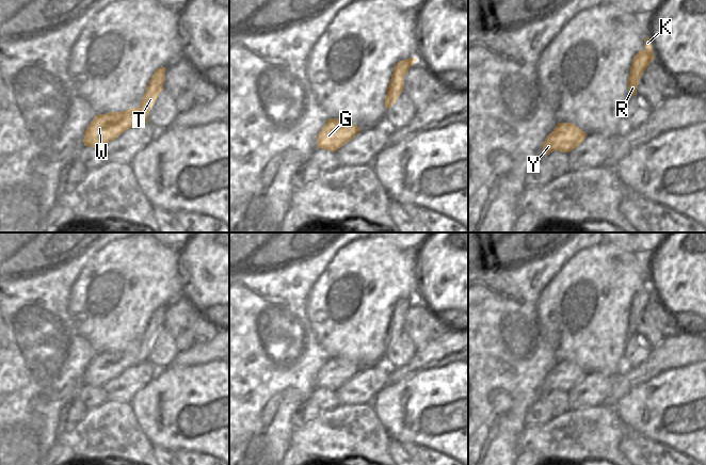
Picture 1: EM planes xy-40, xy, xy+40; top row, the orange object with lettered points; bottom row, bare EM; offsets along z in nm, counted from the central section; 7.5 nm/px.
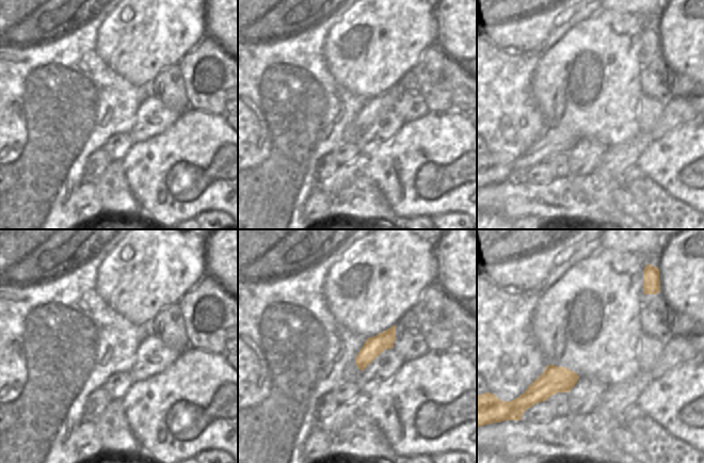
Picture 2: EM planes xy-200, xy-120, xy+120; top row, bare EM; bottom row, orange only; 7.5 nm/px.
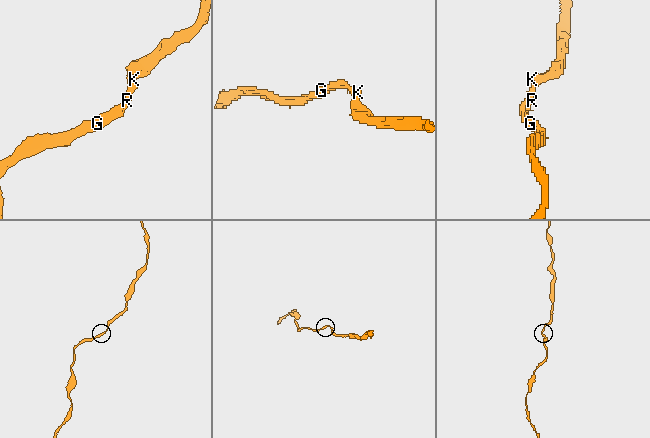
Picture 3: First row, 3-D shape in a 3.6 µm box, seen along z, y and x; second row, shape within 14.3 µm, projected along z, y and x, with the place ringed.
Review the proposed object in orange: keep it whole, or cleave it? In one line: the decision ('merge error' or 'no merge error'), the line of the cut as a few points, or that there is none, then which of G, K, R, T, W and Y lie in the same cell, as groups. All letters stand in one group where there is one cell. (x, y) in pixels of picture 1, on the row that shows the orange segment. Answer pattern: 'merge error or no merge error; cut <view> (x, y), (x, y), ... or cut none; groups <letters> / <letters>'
no merge error; cut none; groups G K R T W Y

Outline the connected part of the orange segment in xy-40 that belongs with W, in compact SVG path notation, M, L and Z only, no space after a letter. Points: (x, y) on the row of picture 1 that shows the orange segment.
M160 67L153 75L139 108L124 112L97 114L84 132L84 146L103 148L124 131L143 123L148 123L148 115L165 81L165 67Z

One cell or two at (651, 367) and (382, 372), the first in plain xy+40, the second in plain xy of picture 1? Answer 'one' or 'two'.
two

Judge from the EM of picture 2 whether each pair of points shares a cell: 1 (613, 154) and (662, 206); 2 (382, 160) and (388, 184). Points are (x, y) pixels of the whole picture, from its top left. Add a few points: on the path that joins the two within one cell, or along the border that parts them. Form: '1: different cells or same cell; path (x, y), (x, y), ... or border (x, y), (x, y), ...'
1: different cells; border (634, 163), (624, 172), (621, 180)
2: same cell; path (384, 165), (384, 174), (387, 178)

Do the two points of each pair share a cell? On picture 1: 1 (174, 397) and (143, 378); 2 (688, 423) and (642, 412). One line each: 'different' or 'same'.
1: different
2: same

